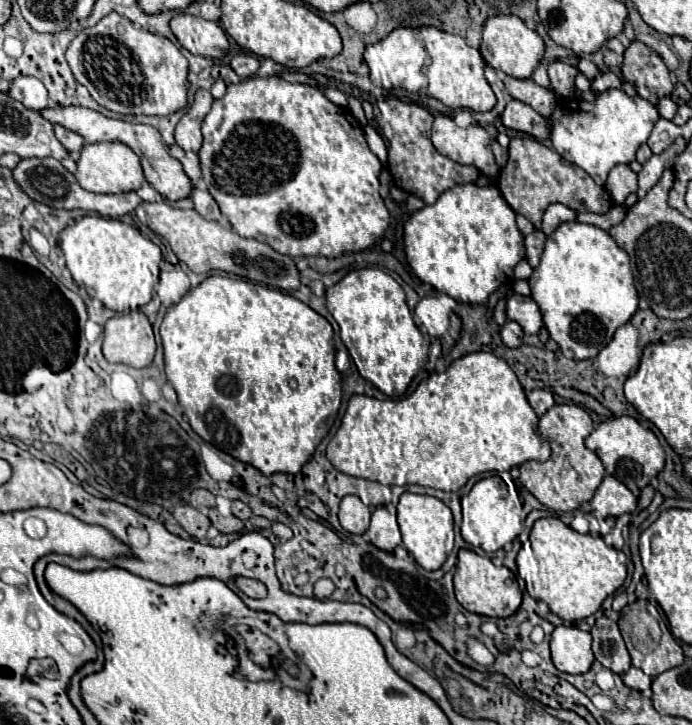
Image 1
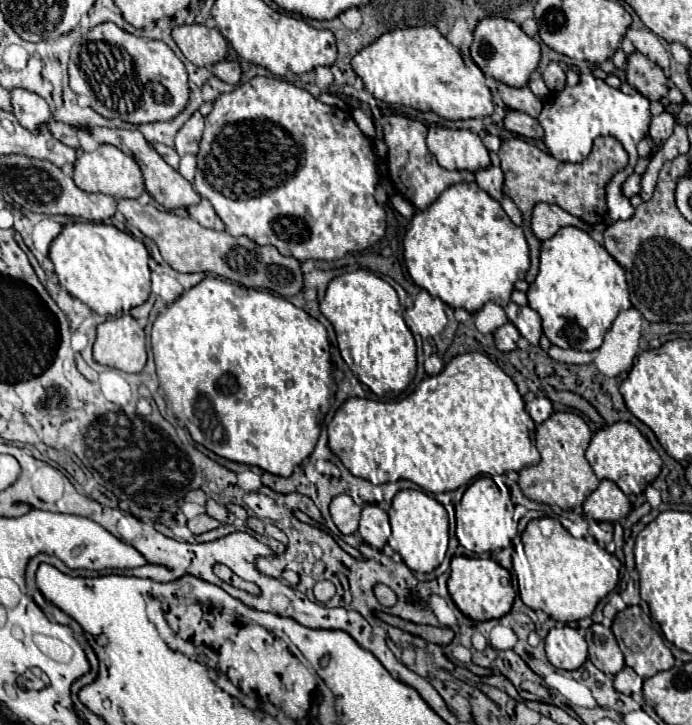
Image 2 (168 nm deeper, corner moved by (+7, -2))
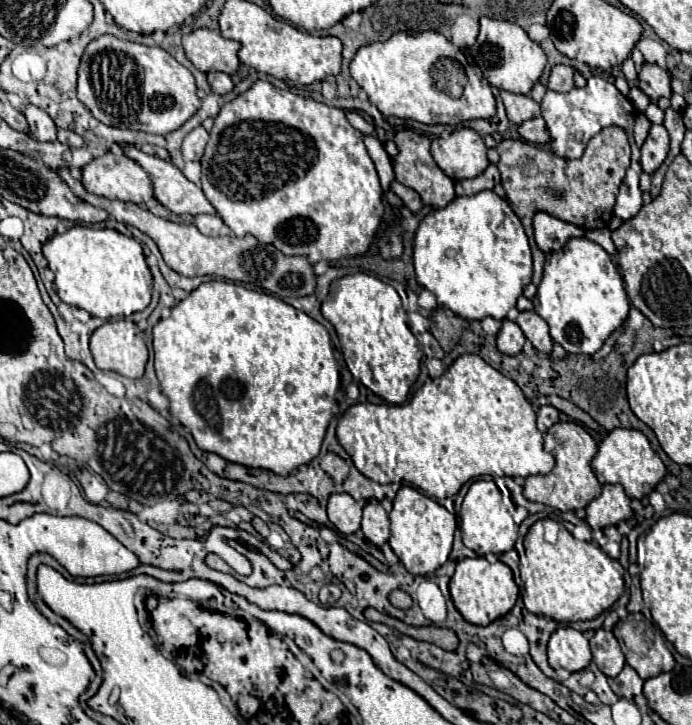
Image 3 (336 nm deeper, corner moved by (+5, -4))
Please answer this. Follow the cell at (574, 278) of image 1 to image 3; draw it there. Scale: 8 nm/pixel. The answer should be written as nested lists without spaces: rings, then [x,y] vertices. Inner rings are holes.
[[[584,237],[570,239],[558,253],[548,253],[544,279],[532,301],[534,311],[548,323],[554,343],[560,343],[568,353],[580,355],[594,355],[622,327],[630,309],[614,259],[598,243]]]

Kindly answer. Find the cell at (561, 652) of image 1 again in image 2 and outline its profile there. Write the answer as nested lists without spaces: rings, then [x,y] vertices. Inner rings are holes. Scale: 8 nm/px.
[[[556,625],[544,639],[546,643],[546,657],[556,669],[574,671],[578,669],[588,657],[586,639],[568,625]]]

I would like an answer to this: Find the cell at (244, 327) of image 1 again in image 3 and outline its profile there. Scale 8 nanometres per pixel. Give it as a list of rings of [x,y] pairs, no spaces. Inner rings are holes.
[[[220,279],[206,281],[198,289],[194,289],[184,301],[180,301],[176,307],[172,307],[172,313],[168,319],[160,319],[152,331],[154,335],[154,365],[156,365],[156,375],[160,381],[160,391],[168,397],[170,401],[170,415],[176,417],[184,427],[190,429],[196,445],[202,451],[216,453],[224,457],[226,461],[240,463],[246,467],[260,467],[268,469],[276,475],[288,475],[296,467],[310,463],[318,453],[320,445],[324,441],[328,423],[332,419],[332,407],[336,403],[336,391],[340,389],[340,372],[334,353],[332,353],[332,343],[330,335],[324,325],[308,317],[304,311],[294,309],[292,305],[284,303],[282,299],[262,293],[262,291],[252,291],[240,283],[230,283]]]

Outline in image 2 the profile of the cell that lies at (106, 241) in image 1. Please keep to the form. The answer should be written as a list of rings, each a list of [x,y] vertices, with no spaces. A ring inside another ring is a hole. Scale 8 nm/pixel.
[[[68,223],[50,245],[60,287],[98,315],[122,315],[150,295],[150,255],[142,241],[106,223]]]

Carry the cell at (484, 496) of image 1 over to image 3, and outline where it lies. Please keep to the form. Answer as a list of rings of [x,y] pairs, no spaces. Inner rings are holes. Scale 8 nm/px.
[[[504,478],[507,487],[507,498],[502,498],[500,489],[492,479],[480,479],[474,481],[464,497],[460,512],[458,513],[459,529],[462,531],[462,541],[466,547],[476,551],[478,555],[496,553],[502,555],[510,551],[516,543],[520,523],[529,515],[525,507],[517,505],[517,502],[525,502],[523,487],[518,485],[513,478]]]

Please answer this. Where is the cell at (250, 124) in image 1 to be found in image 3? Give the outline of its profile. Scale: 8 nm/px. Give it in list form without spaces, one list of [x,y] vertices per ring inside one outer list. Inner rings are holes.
[[[256,81],[248,91],[240,93],[234,101],[226,103],[210,131],[210,141],[206,145],[204,157],[202,157],[202,191],[208,197],[208,201],[216,207],[222,221],[234,231],[236,237],[244,237],[246,233],[252,233],[260,243],[274,245],[284,255],[306,255],[310,263],[318,263],[322,259],[336,261],[342,257],[356,257],[364,255],[374,239],[374,233],[380,225],[380,219],[384,215],[384,203],[382,203],[382,187],[378,181],[378,173],[374,169],[374,163],[366,151],[366,145],[362,141],[362,133],[356,131],[350,121],[346,119],[346,113],[336,107],[328,107],[324,103],[318,103],[310,97],[300,97],[290,91],[278,89],[268,81]]]

